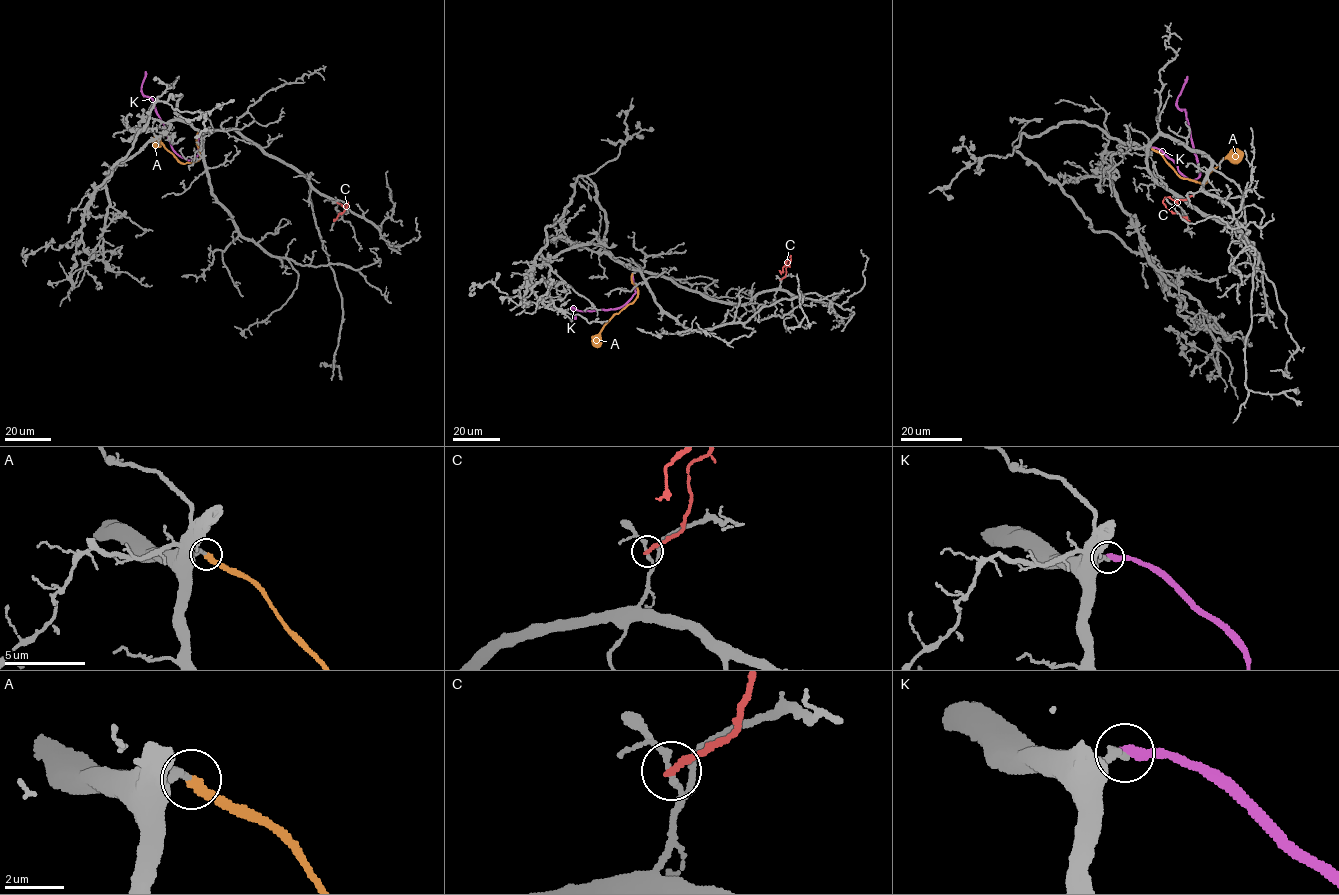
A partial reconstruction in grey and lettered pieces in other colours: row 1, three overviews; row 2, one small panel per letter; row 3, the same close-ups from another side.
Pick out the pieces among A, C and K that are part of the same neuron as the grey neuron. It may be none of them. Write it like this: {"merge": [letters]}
{"merge": ["K"]}

